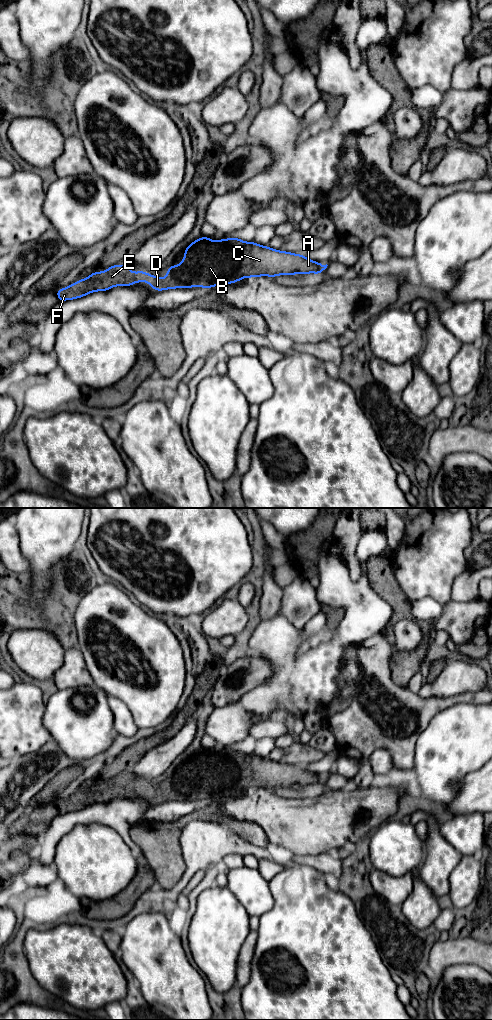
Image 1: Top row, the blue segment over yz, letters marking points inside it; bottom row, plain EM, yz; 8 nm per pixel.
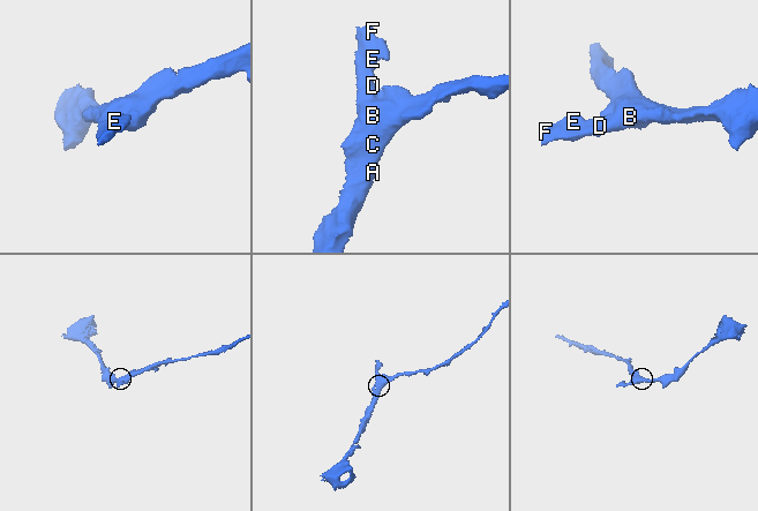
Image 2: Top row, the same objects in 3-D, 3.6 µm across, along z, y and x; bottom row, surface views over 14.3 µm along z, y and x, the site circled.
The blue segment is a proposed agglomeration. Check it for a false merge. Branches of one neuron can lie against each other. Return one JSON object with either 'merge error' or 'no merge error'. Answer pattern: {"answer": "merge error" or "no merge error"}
{"answer": "no merge error"}

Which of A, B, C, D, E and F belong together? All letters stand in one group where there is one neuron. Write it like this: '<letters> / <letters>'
A B C D E F

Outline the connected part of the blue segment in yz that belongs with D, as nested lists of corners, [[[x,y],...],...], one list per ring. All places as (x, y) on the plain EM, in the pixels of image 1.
[[[201,749],[186,760],[183,774],[169,778],[165,791],[144,783],[133,785],[130,780],[113,777],[106,783],[93,784],[69,799],[56,802],[60,814],[83,809],[114,798],[131,798],[135,794],[148,794],[153,802],[226,797],[246,789],[319,786],[327,780],[304,767],[294,766],[244,754],[238,750],[211,753]]]

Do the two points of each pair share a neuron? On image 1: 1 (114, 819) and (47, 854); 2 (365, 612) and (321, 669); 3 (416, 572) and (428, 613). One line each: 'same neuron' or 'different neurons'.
1: same neuron
2: same neuron
3: different neurons

